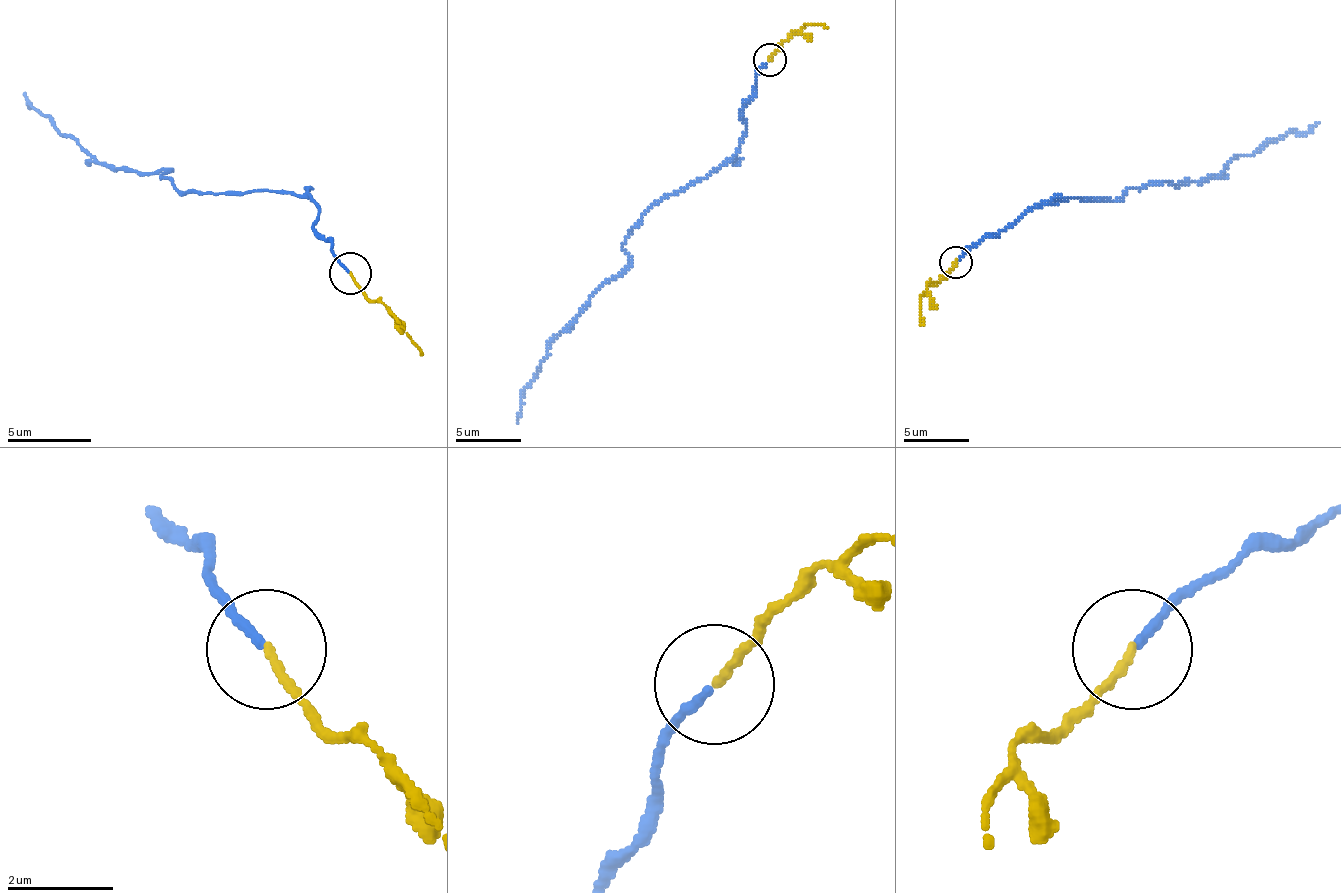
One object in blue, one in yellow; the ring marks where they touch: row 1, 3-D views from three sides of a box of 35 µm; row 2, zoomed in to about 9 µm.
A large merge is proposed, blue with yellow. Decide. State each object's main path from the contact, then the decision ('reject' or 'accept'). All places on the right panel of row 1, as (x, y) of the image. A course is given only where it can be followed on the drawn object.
blue via (956, 263), (1044, 204), (1113, 201), (1129, 188), (1214, 178), (1237, 155), (1253, 155), (1319, 122) | yellow via (956, 263), (920, 299), (924, 325) | accept

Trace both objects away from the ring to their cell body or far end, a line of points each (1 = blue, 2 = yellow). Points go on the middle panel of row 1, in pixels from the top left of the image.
1: (769, 60), (743, 109), (739, 148), (641, 217), (622, 246), (628, 263), (553, 341), (520, 397), (517, 423)
2: (769, 60), (805, 24), (827, 28)

